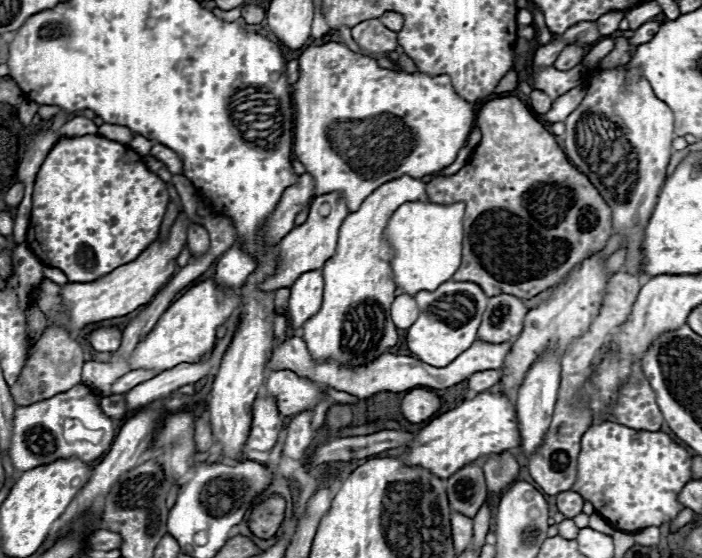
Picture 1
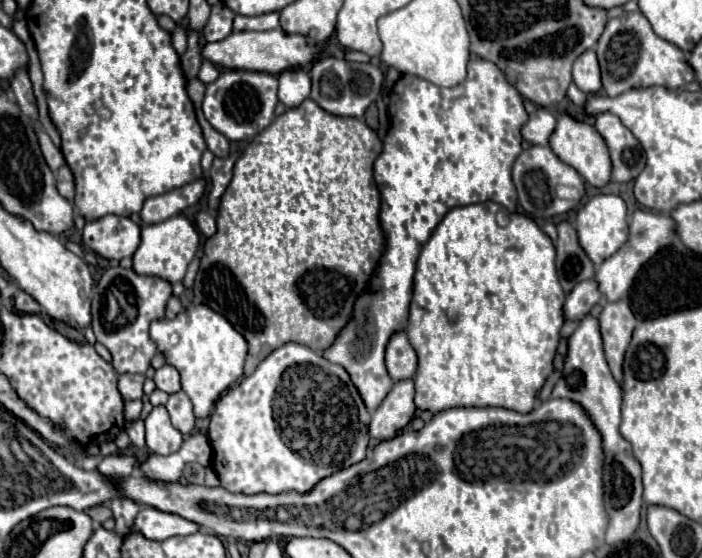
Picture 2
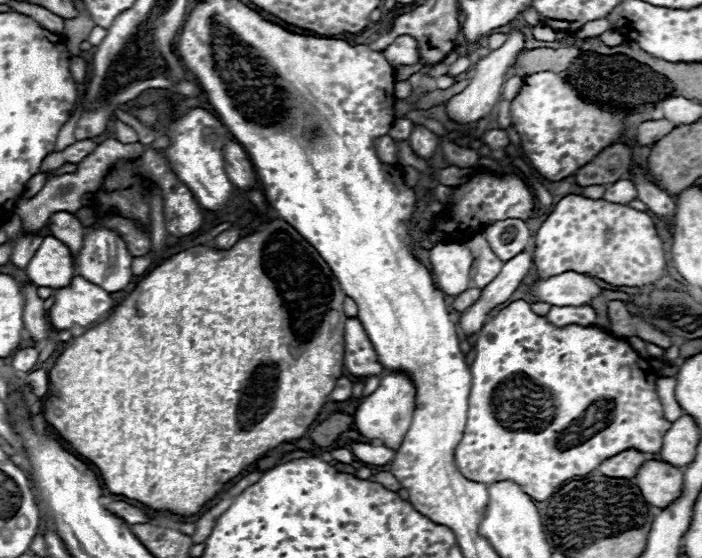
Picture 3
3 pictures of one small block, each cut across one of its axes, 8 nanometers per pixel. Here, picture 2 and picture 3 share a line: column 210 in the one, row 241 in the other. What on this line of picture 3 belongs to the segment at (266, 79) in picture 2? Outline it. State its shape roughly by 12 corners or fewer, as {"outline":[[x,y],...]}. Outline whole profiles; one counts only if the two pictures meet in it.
{"outline":[[104,226],[84,234],[76,270],[106,292],[124,290],[132,254]]}

